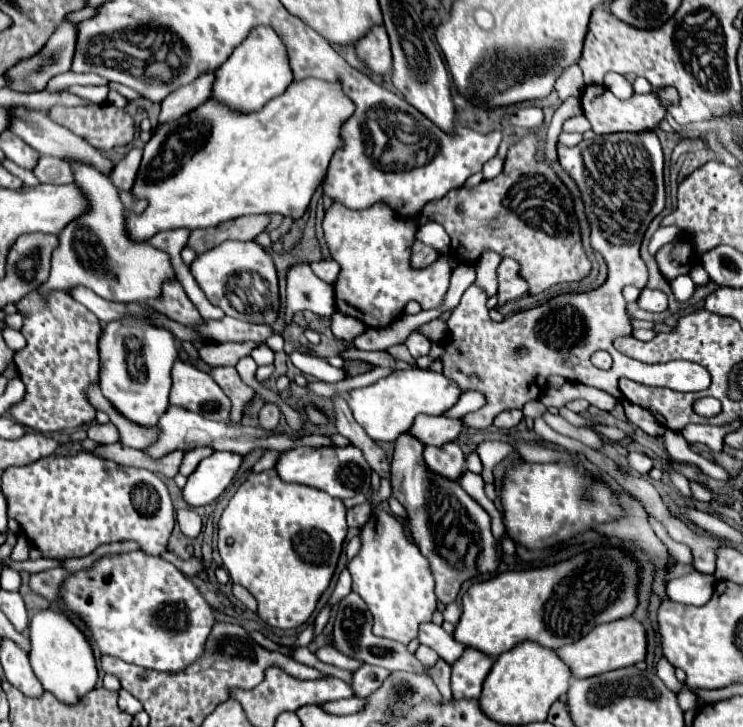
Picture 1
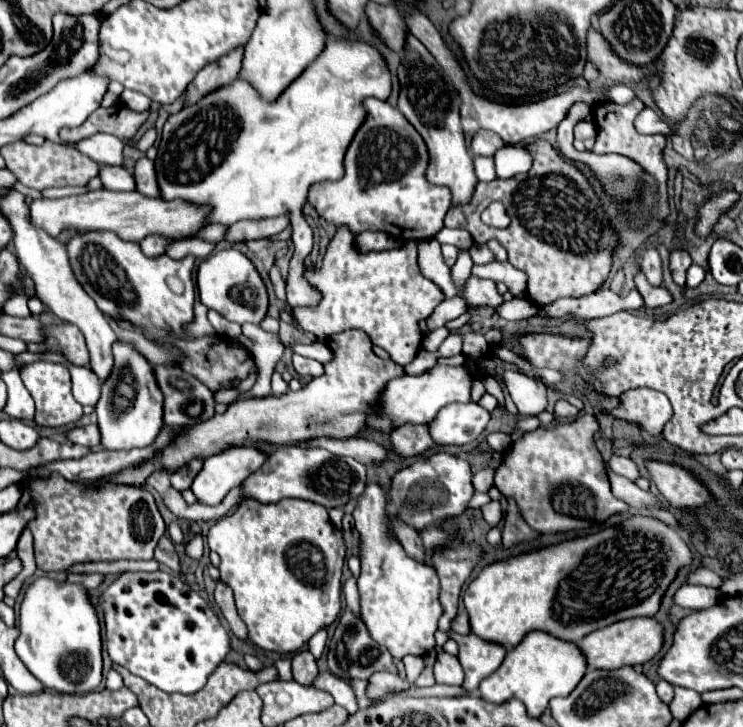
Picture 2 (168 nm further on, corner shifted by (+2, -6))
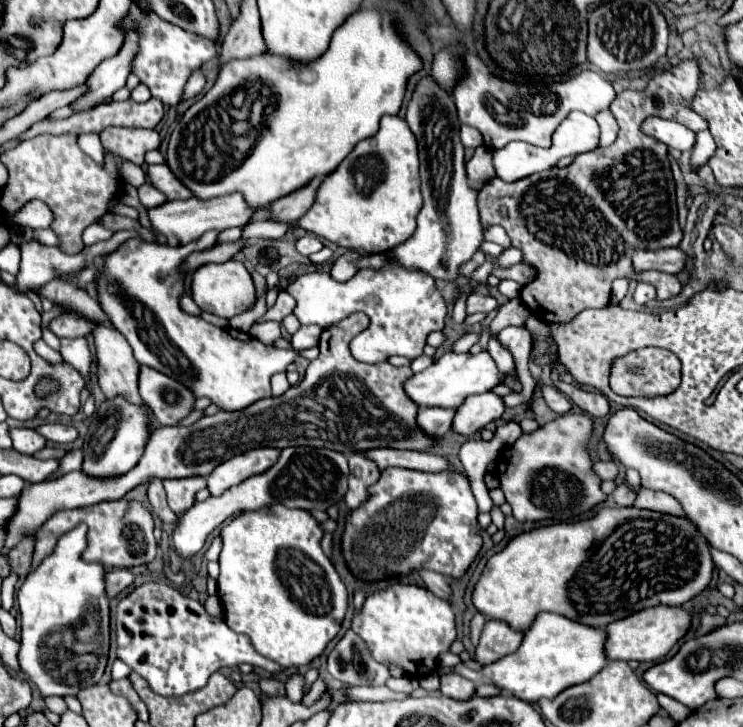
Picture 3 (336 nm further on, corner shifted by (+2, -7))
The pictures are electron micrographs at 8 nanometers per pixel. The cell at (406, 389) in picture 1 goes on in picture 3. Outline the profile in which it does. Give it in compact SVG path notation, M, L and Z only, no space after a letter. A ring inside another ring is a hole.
M482 351L478 355L470 353L444 353L440 359L436 359L434 365L430 365L422 373L414 373L406 383L404 391L406 395L418 405L418 407L440 407L440 409L456 409L468 395L486 393L492 387L496 387L502 381L502 375L498 373L492 357Z

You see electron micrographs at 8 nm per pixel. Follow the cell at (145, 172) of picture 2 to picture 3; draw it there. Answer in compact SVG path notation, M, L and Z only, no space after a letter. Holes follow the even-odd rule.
M148 165L148 181L166 195L168 201L174 199L190 199L192 193L172 175L172 171L168 171L168 165Z

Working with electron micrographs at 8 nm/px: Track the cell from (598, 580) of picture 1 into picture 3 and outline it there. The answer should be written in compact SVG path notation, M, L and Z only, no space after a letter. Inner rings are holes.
M602 507L588 521L548 525L514 537L500 553L488 559L472 591L472 605L488 619L504 621L510 629L520 633L524 633L544 611L602 629L612 621L648 607L684 605L710 583L712 569L714 561L708 543L692 523L636 507Z

